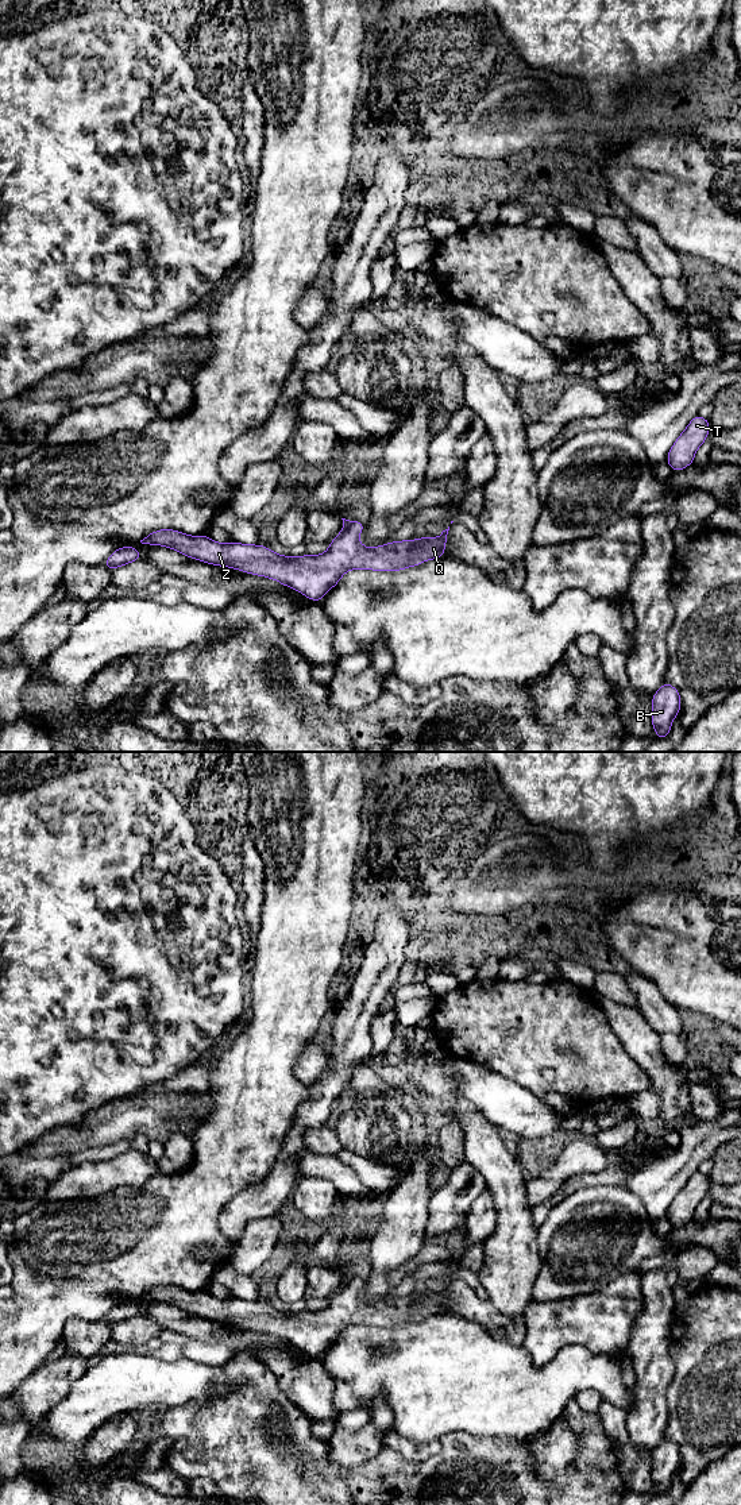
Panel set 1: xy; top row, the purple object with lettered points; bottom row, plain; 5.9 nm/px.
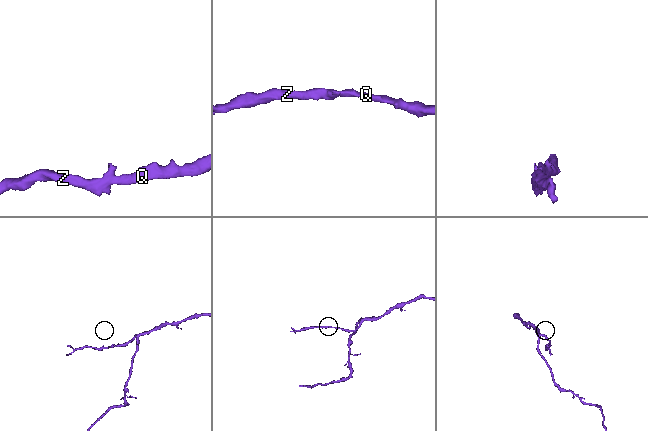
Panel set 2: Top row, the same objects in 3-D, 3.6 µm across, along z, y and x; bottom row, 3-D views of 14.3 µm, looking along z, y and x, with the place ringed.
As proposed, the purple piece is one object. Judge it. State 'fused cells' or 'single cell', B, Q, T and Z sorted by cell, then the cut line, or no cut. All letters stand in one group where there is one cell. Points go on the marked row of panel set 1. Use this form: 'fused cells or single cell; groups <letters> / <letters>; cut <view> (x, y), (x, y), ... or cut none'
single cell; groups B Q T Z; cut none

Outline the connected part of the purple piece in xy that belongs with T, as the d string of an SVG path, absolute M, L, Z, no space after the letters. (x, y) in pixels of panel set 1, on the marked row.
M696 414L680 433L667 454L667 462L672 471L680 471L691 466L696 449L707 440L710 421Z

